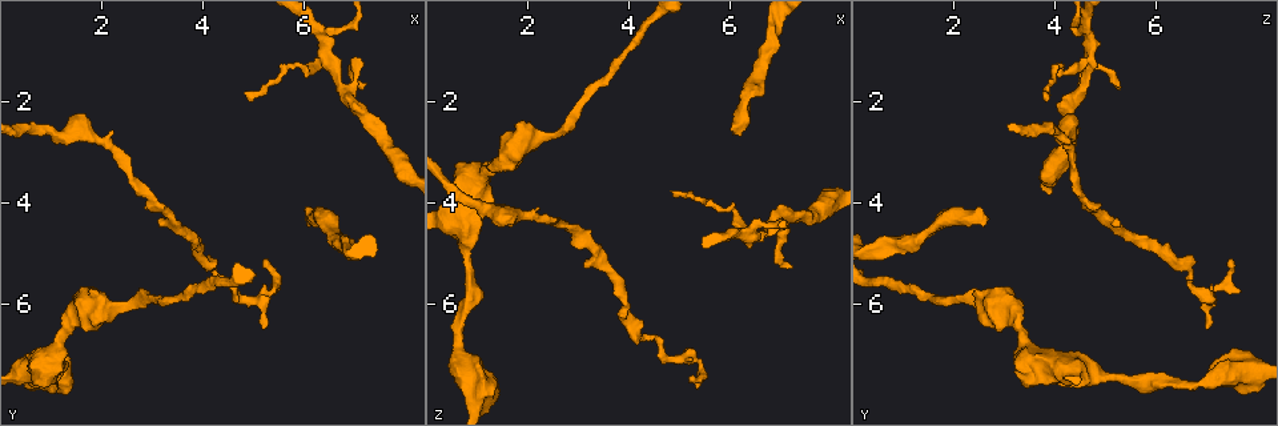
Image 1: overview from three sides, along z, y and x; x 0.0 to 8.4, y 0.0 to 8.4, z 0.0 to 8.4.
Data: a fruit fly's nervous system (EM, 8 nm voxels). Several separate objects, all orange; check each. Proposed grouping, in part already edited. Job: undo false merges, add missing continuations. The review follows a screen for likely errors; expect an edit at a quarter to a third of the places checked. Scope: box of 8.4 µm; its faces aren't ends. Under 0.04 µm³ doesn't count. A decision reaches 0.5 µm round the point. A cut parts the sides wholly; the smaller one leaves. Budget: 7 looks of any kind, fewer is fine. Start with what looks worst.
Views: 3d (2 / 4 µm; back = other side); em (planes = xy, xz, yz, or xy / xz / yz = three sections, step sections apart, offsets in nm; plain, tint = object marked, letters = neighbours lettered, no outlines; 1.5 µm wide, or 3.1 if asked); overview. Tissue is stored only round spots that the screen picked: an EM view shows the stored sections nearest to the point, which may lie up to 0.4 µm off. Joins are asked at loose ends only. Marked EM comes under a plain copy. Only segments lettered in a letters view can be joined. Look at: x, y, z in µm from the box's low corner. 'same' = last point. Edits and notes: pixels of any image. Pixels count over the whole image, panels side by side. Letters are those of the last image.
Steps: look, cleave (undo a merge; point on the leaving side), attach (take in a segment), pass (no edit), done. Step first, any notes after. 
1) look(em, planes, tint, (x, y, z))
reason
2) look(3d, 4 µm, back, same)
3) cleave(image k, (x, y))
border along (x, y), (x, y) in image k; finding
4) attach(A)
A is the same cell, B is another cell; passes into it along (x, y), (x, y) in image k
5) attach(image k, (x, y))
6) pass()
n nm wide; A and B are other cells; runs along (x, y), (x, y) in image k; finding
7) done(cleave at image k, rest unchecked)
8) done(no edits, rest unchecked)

look(em, xy, step 8, letters, (6.05, 4.45, 2.60))
end of a long branch

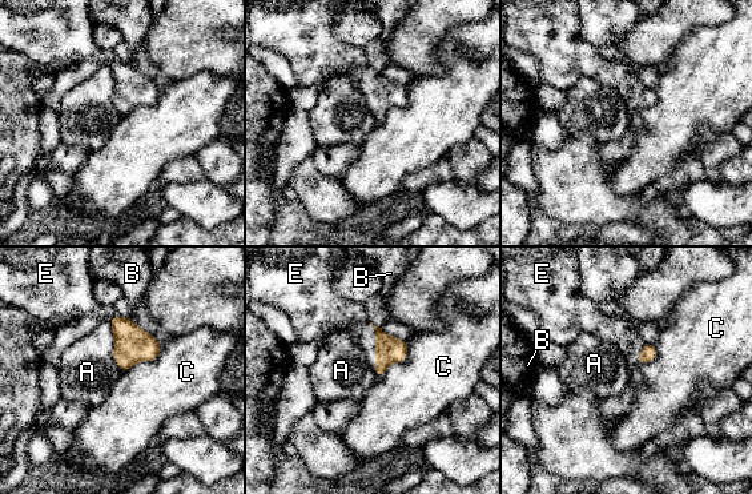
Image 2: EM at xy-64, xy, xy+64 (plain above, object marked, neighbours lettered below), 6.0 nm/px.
attach(E)
E is the same cell, A, B and C are other cells; passes into it along (387, 349), (376, 345), (349, 316) in image 2; the cell continues

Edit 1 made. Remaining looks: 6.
look(overview)

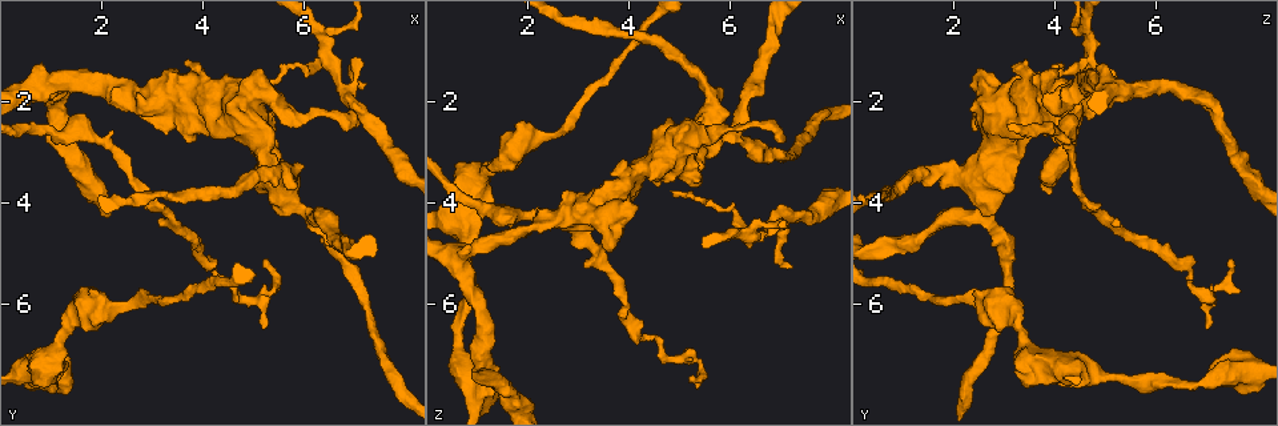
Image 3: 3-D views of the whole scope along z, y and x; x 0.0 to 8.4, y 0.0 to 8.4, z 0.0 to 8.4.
look(em, planes, tint, (6.45, 0.75, 4.65))
three arms meet

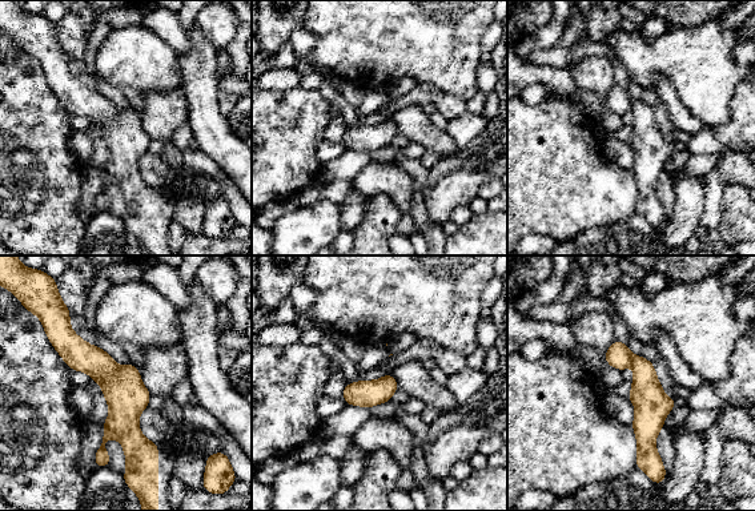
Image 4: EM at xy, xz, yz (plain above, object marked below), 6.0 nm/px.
look(em, planes, letters, same)
what lies round it

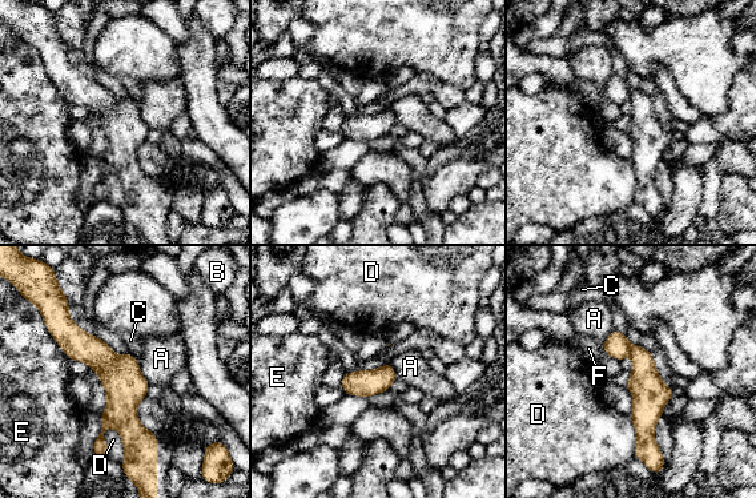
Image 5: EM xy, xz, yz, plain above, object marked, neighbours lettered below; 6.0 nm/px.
pass()
160 nm wide; A, B, C, D, E and F are other cells; border along (136, 358), (141, 374), (151, 384) in image 5; continuous, no second cell

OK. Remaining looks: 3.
done(attach at image 2, rest unchecked)

